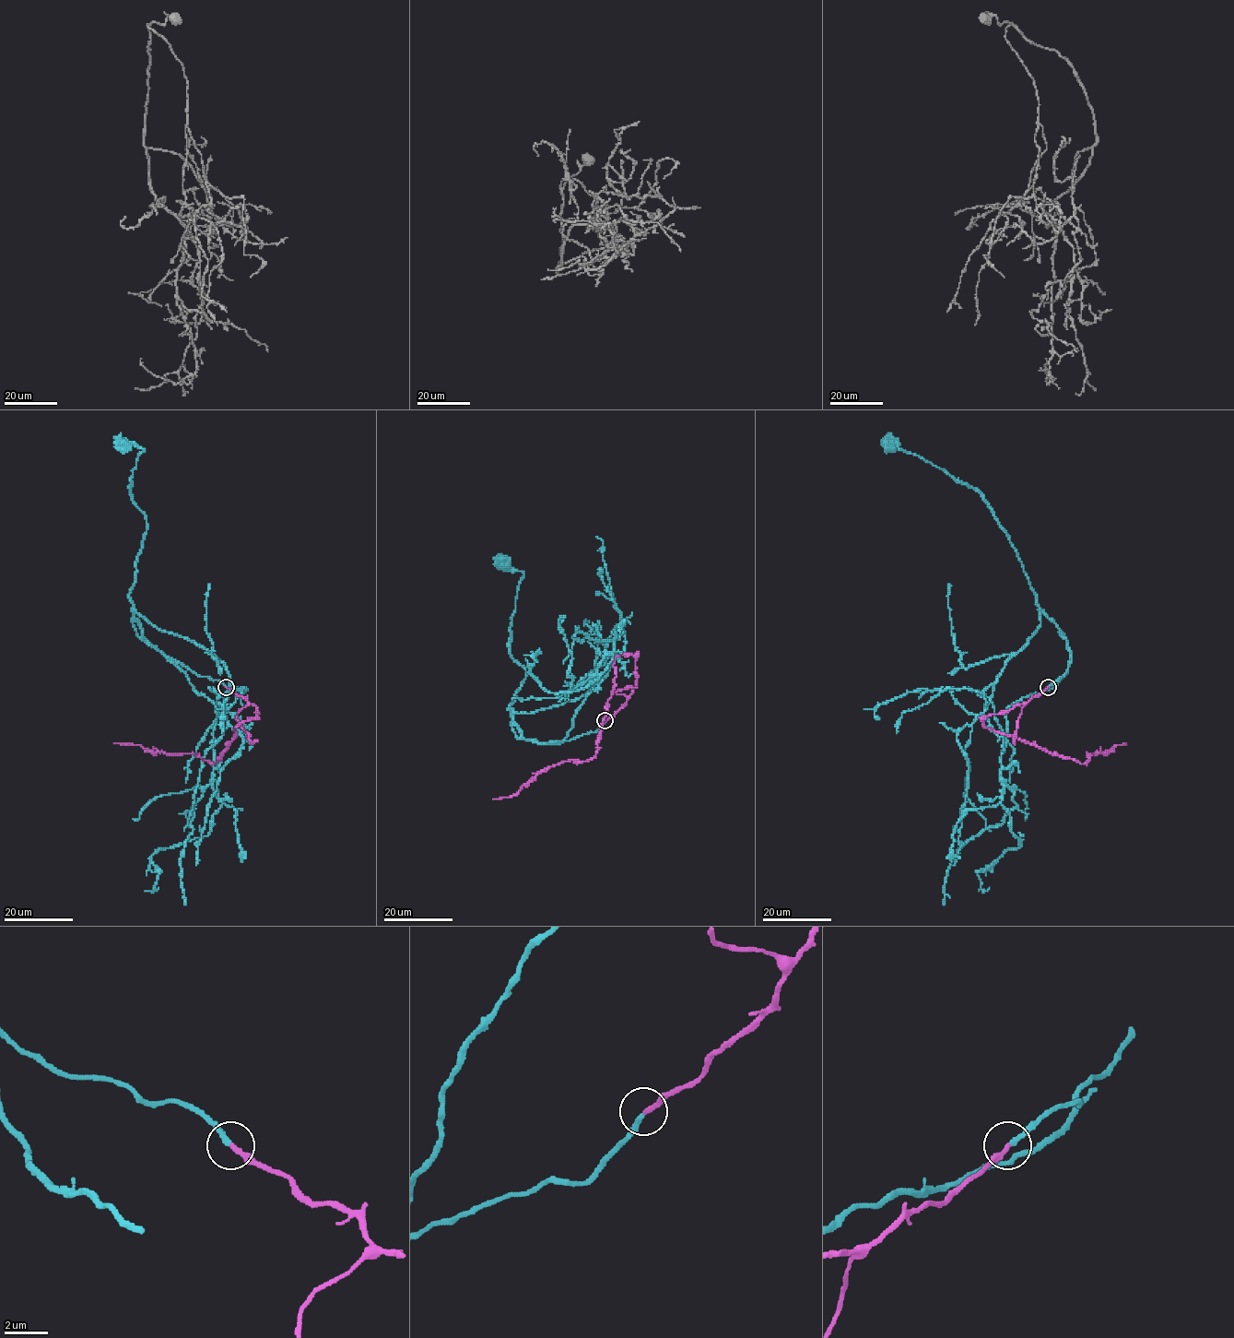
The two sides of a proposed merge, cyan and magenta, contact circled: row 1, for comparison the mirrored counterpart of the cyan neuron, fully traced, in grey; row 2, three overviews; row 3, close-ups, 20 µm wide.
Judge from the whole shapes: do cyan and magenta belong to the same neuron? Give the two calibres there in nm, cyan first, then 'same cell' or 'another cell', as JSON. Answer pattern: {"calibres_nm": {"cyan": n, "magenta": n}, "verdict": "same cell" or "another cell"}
{"calibres_nm": {"cyan": 240, "magenta": 220}, "verdict": "same cell"}

